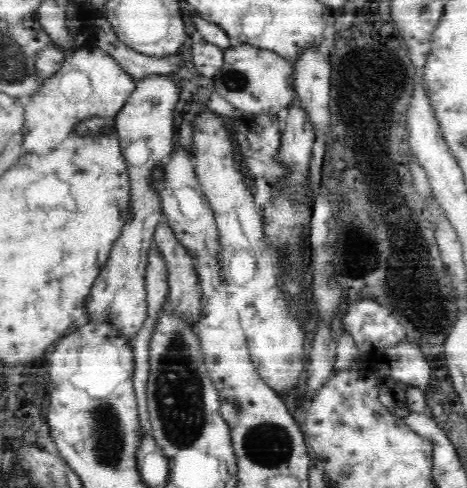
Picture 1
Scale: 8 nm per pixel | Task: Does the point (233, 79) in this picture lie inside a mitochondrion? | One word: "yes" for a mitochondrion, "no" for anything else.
yes

